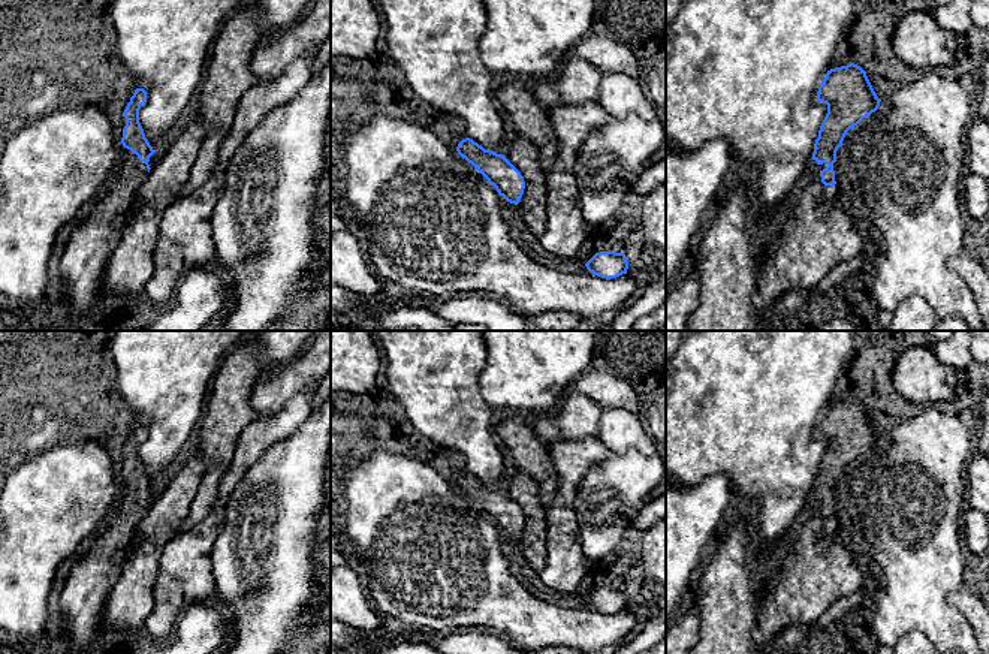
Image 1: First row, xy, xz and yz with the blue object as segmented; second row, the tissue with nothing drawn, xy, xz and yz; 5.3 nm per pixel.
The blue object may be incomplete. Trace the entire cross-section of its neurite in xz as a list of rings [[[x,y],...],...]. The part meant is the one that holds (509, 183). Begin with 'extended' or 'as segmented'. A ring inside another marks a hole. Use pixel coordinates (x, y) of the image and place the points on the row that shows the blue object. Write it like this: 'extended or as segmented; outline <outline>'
extended; outline [[[449,115],[449,127],[453,139],[459,144],[458,154],[471,163],[500,196],[507,202],[518,205],[525,189],[521,172],[503,154],[485,150],[482,145],[467,136],[467,123],[462,118]]]

